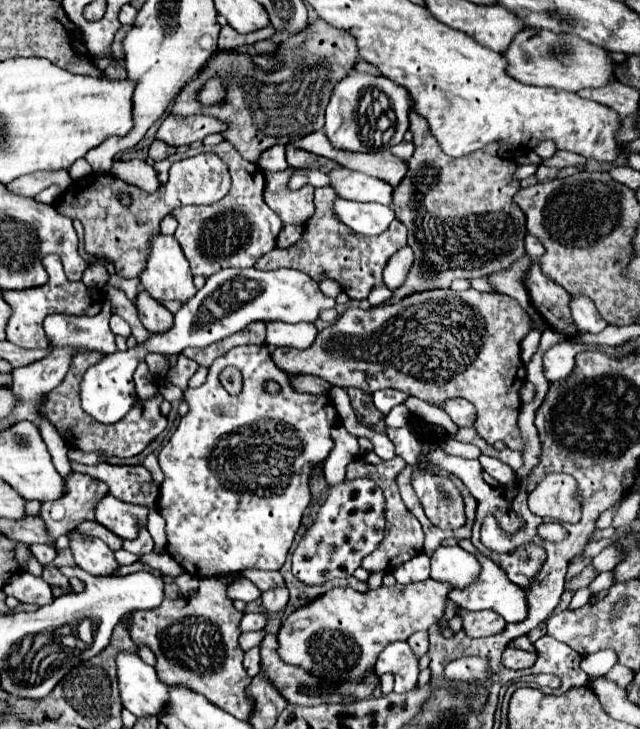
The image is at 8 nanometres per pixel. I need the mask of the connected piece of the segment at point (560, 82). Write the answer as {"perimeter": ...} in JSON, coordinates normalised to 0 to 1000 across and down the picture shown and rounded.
{"perimeter":[[[819,40],[806,45],[794,67],[784,73],[794,84],[791,100],[803,108],[844,117],[844,119],[866,119],[881,125],[906,125],[913,119],[941,119],[956,108],[959,84],[950,78],[947,67],[916,59],[900,48],[866,48],[863,43],[841,43],[841,40]]]}

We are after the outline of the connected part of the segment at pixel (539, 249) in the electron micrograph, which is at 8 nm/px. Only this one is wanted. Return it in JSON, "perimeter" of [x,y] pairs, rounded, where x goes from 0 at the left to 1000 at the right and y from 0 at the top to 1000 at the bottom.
{"perimeter":[[[822,322],[819,333],[822,333],[822,347],[825,347],[825,350],[831,350],[831,353],[844,353],[844,350],[850,347],[847,333],[841,333],[841,328],[838,328],[834,322]]]}

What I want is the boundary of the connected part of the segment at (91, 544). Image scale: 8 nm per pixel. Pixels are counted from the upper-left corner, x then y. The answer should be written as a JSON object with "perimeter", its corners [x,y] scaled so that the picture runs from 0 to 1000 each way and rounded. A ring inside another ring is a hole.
{"perimeter":[[[122,728],[106,731],[109,739],[109,756],[116,761],[116,770],[122,778],[144,789],[175,789],[175,783],[184,778],[178,759],[159,739],[153,737],[131,737]]]}

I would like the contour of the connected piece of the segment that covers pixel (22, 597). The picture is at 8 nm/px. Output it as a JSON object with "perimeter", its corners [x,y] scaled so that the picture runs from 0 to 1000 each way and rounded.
{"perimeter":[[[22,786],[16,797],[9,797],[6,811],[34,827],[78,830],[84,824],[81,805],[66,791],[53,791],[47,786]]]}

